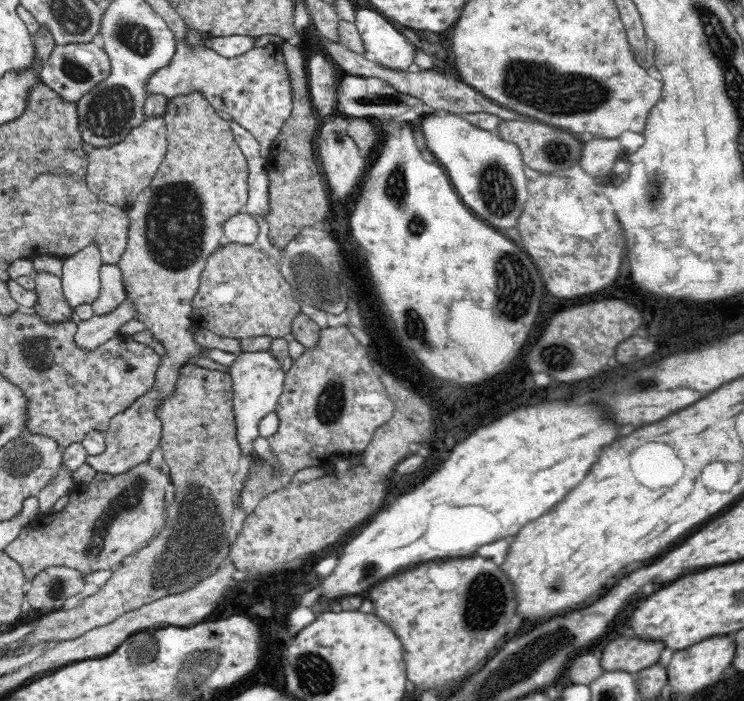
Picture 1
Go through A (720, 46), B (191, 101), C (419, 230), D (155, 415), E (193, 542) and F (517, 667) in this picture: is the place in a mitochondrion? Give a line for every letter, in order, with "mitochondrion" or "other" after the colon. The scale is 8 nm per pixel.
A: mitochondrion
B: other
C: mitochondrion
D: other
E: mitochondrion
F: mitochondrion

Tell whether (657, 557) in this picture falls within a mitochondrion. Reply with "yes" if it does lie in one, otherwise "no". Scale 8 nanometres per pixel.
no

